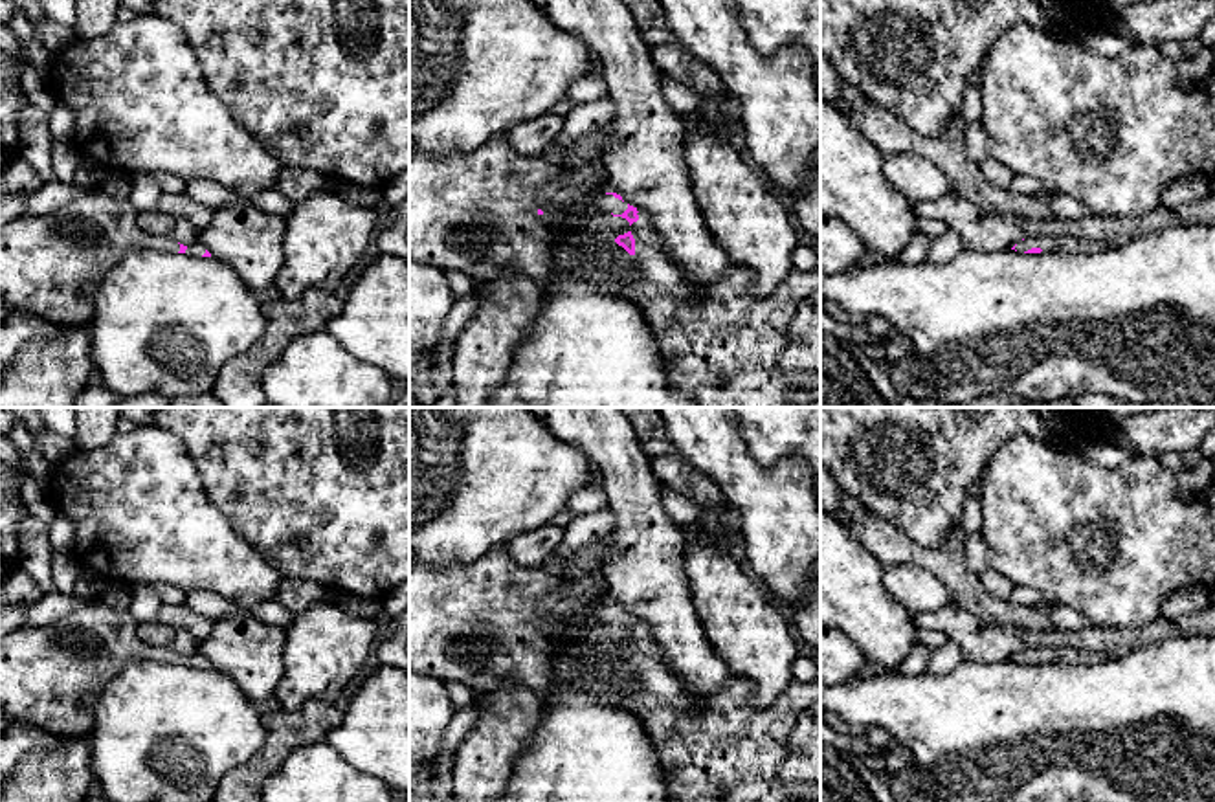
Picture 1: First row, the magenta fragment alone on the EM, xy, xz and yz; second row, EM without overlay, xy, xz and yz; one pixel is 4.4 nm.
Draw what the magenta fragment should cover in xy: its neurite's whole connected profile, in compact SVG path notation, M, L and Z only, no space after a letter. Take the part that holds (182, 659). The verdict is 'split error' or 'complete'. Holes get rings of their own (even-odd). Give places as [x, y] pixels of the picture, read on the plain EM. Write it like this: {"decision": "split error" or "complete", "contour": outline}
{"decision": "split error", "contour": "M95 598L53 624L20 626L0 639L0 710L7 721L31 723L53 734L88 738L94 719L88 719L84 712L95 707L110 679L141 659L211 668L200 653L184 657L143 642L138 635L138 622L128 611L112 609Z"}

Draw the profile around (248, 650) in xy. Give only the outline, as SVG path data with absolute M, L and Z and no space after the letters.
M242 611L213 622L198 653L211 670L229 675L246 697L261 705L275 694L283 677L286 629Z

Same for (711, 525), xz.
M705 514L696 527L721 545L727 545L729 538L732 536L725 521L714 514Z

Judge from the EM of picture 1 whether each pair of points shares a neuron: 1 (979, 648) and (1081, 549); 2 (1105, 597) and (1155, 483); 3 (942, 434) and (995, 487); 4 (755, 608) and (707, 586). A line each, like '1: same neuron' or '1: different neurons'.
1: different neurons
2: same neuron
3: different neurons
4: same neuron

